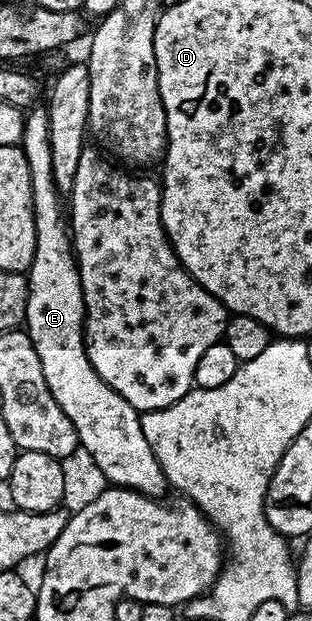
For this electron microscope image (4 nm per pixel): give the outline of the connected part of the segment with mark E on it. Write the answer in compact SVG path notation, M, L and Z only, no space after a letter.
M47 109L27 111L22 149L32 174L32 211L36 225L36 247L32 264L26 271L28 303L23 325L34 344L34 352L38 352L42 376L46 376L46 388L50 388L50 396L58 400L58 408L70 416L70 424L74 424L78 432L79 446L90 452L108 484L137 490L148 498L163 499L164 490L167 491L169 485L150 444L146 444L146 436L142 436L141 411L122 400L122 396L118 396L118 392L114 392L114 388L94 372L94 364L90 364L88 359L84 345L84 289L70 243L66 214L60 211L62 195L56 189L52 175Z

